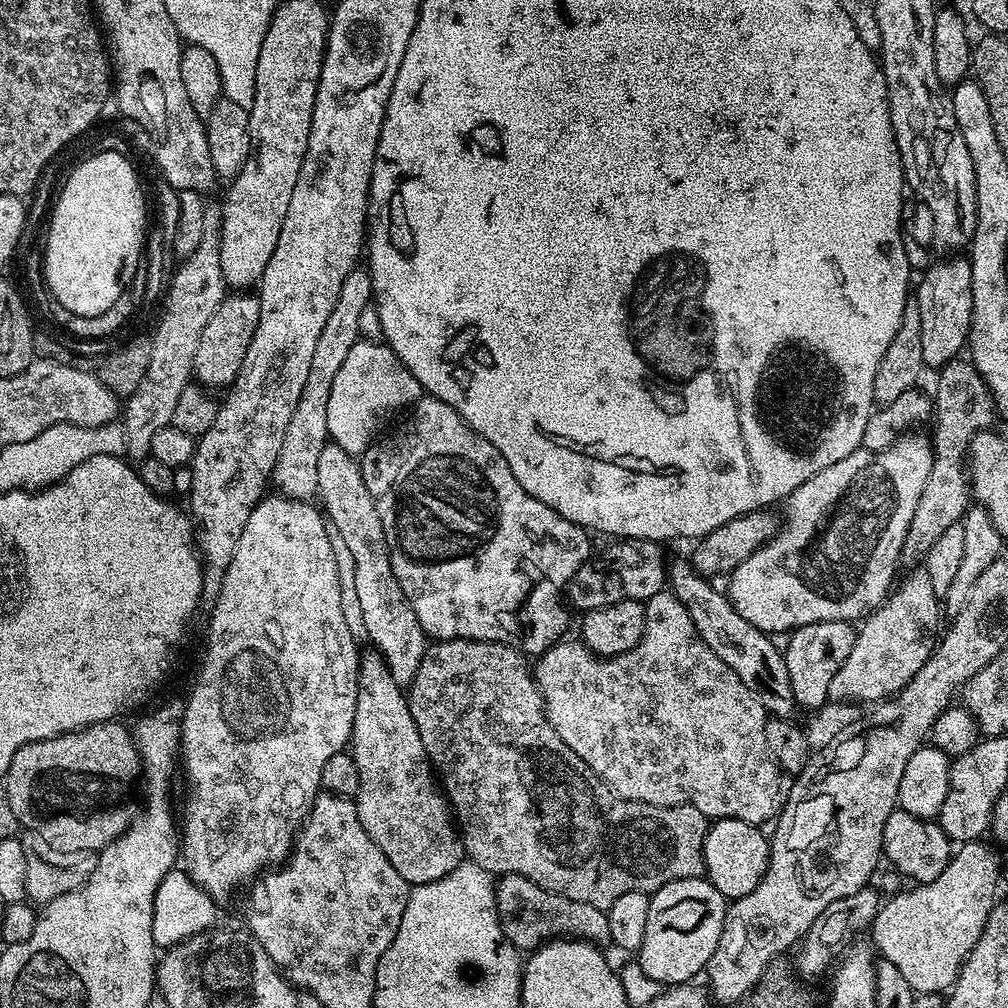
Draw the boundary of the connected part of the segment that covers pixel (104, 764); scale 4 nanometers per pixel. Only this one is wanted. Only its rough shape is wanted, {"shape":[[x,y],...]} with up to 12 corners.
{"shape":[[109,722],[22,746],[17,825],[99,854],[131,827],[142,761]]}

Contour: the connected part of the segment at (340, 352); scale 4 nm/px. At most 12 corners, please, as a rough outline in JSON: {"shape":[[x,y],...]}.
{"shape":[[353,268],[318,338],[271,479],[281,496],[317,495],[330,440],[326,402],[373,303]]}

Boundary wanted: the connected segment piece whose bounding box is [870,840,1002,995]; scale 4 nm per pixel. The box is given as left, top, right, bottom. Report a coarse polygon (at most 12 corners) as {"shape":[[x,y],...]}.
{"shape":[[961,843],[934,882],[872,919],[915,993],[949,991],[996,902],[1002,865]]}

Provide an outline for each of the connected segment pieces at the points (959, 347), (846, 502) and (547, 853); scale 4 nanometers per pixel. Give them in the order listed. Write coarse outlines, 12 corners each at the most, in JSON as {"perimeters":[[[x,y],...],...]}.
{"perimeters":[[[937,259],[914,288],[925,369],[957,359],[972,321],[972,261]],[[927,435],[806,478],[726,580],[769,634],[887,600]],[[429,643],[406,695],[471,863],[607,910],[704,876],[623,800],[529,657]]]}

